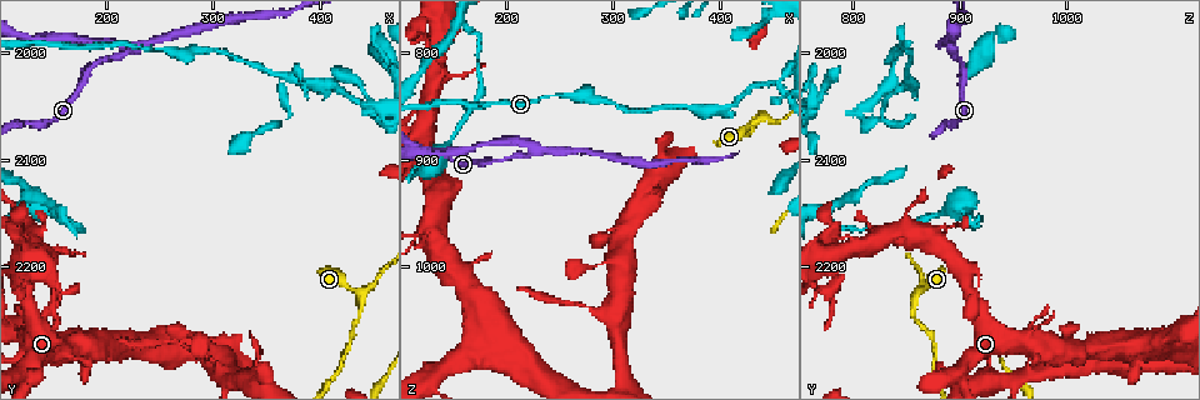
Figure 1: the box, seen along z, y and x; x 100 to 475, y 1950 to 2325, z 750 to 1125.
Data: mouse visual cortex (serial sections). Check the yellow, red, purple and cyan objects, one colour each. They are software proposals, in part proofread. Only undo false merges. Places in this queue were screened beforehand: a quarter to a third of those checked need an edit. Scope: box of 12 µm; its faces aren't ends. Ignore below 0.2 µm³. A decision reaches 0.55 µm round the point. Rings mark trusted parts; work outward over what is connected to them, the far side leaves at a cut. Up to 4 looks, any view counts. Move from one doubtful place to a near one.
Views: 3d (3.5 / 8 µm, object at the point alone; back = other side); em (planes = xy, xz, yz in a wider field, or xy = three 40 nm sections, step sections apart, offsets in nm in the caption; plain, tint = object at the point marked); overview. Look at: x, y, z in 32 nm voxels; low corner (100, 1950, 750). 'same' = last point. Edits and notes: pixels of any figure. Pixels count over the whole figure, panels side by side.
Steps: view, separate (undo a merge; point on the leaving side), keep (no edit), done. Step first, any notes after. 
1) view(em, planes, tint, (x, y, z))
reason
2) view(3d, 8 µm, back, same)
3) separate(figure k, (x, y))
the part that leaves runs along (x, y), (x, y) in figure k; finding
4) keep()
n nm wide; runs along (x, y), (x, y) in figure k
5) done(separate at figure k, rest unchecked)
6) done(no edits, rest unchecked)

view(3d, 8 µm, back, (224, 1996, 890))
side arm on a straight run

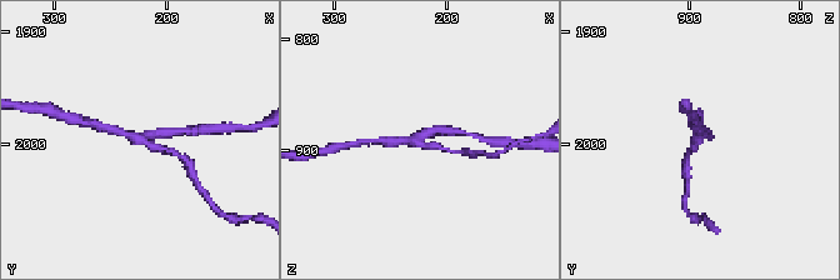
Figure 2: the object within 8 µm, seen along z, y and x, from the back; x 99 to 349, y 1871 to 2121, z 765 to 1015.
view(em, xy, step 3, tint, (224, 1994, 894))
3 arms; arms of 200, 200, 200 nm

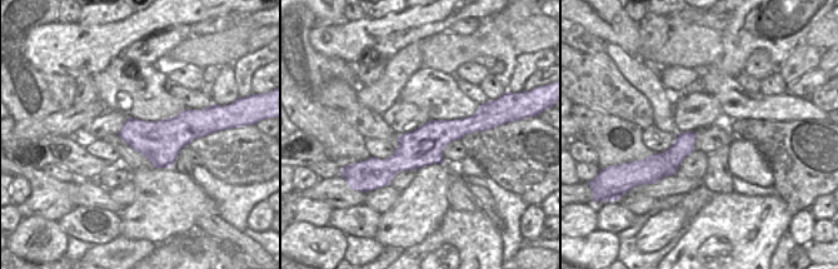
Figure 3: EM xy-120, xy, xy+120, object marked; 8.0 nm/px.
keep()
runs along (484, 123), (362, 165) in figure 3; one cell here

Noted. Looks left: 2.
view(3d, 8 µm, (246, 1996, 840))
narrows sharply

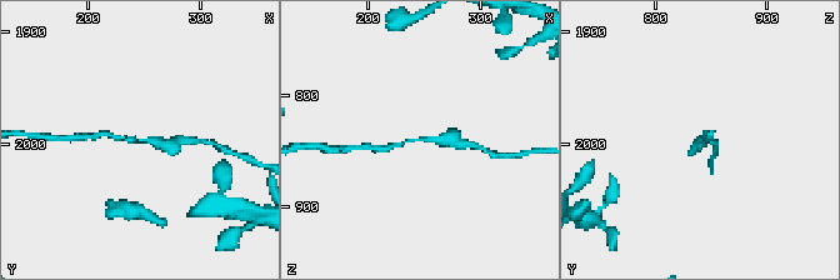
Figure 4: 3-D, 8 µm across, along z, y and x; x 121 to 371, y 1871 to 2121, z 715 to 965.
view(em, xy, step 2, tint, (244, 1998, 838))

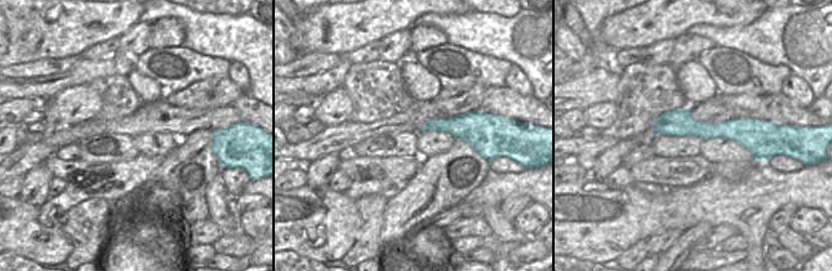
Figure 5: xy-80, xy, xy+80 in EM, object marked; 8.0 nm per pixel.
keep()
120 nm wide; runs along (656, 126), (758, 128) in figure 5; continuous, no second cell

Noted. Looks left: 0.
done(no edits, rest unchecked)

